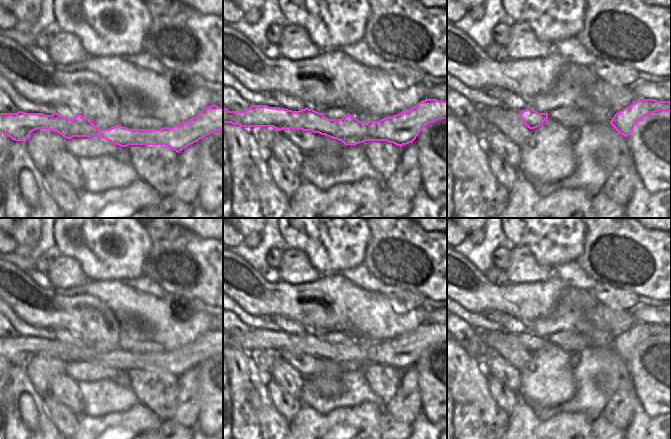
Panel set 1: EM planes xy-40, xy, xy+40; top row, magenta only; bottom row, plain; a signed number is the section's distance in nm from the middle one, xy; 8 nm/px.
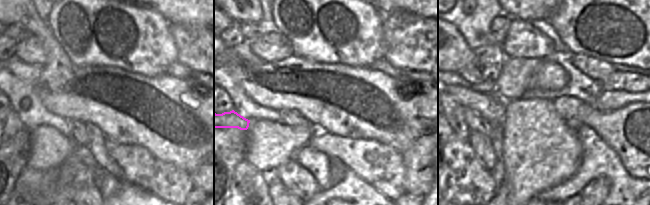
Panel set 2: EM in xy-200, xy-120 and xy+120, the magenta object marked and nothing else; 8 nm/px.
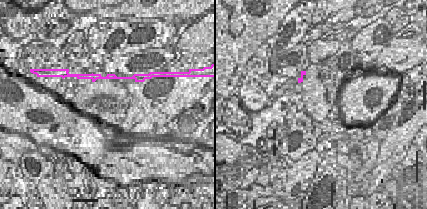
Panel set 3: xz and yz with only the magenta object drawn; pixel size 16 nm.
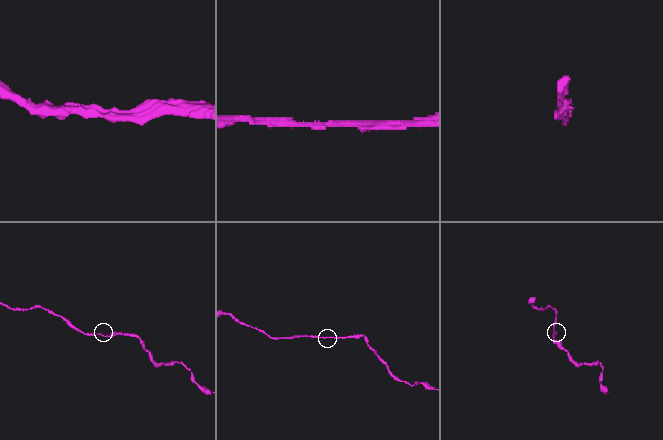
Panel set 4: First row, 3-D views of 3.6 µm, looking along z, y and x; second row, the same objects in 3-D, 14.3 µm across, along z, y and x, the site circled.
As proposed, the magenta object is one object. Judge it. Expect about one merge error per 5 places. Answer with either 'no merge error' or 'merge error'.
no merge error

